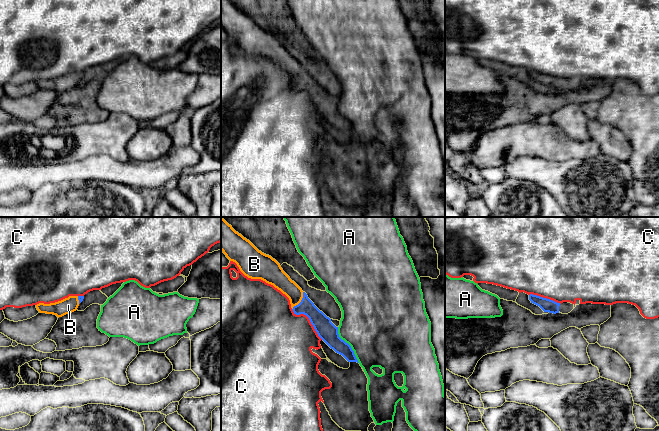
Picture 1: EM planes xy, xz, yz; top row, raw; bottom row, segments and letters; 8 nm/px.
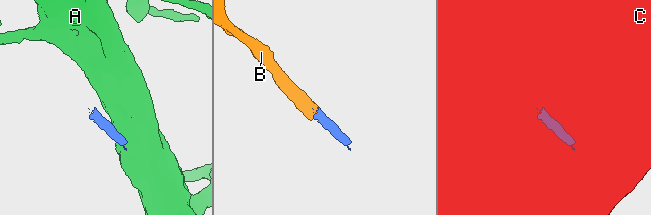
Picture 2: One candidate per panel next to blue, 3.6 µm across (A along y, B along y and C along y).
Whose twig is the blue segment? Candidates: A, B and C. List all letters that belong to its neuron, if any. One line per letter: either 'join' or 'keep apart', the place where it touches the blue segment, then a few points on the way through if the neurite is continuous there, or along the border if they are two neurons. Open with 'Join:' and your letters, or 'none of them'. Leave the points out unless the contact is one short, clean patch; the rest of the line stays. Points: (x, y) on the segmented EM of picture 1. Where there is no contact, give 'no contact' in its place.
Join: B
A: keep apart; contact xz (348, 344); border xz (337, 327), (337, 333), (350, 346), (359, 362)
B: join; contact xz (301, 301); way xz (322, 324), (301, 301), (279, 279)
C: keep apart; contact xz (309, 319)

